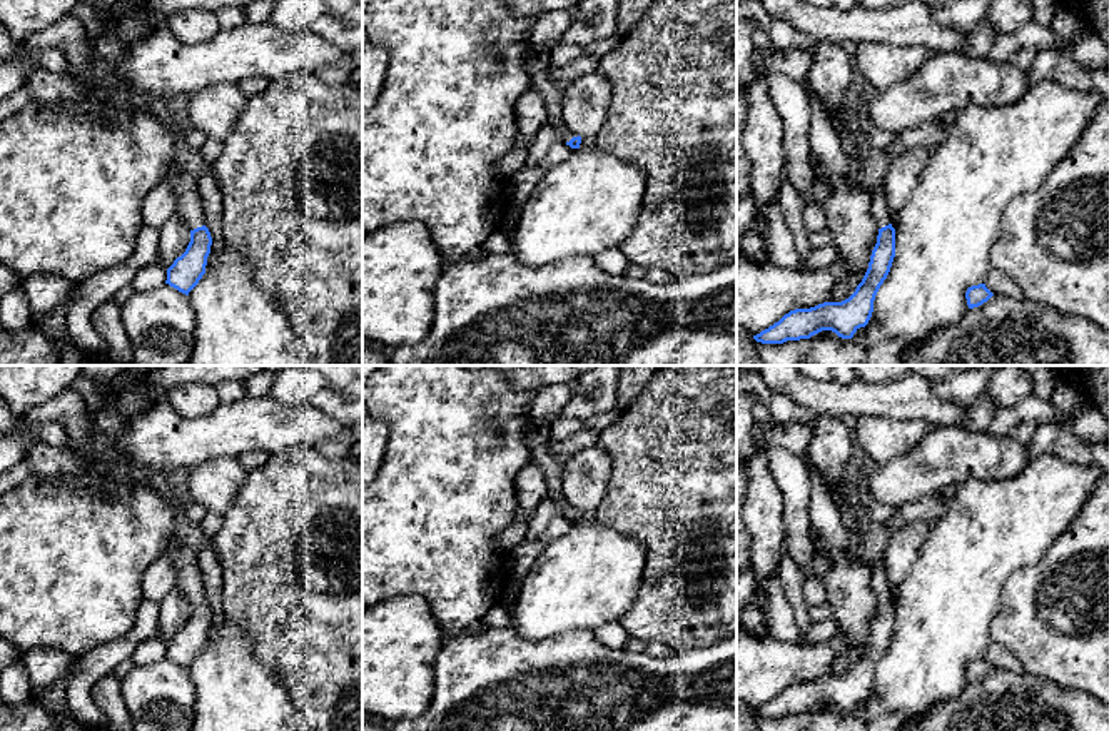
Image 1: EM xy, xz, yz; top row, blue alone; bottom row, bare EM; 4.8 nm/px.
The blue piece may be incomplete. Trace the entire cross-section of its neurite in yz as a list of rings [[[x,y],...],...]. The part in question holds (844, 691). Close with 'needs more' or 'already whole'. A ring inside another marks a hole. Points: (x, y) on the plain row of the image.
[[[882,561],[872,562],[872,591],[879,602],[868,643],[855,666],[842,676],[823,676],[810,683],[795,683],[778,696],[753,709],[762,718],[810,713],[822,704],[832,704],[842,713],[852,713],[865,701],[874,686],[875,669],[887,653],[895,631],[895,602],[892,601]]] | needs more

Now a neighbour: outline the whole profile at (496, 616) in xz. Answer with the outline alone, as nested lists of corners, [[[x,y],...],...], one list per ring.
[[[501,604],[491,607],[484,616],[483,616],[483,626],[484,628],[504,628],[511,626],[511,616],[504,611]]]

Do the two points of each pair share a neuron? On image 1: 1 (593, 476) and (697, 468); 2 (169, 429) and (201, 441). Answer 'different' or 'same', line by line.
1: different
2: same

